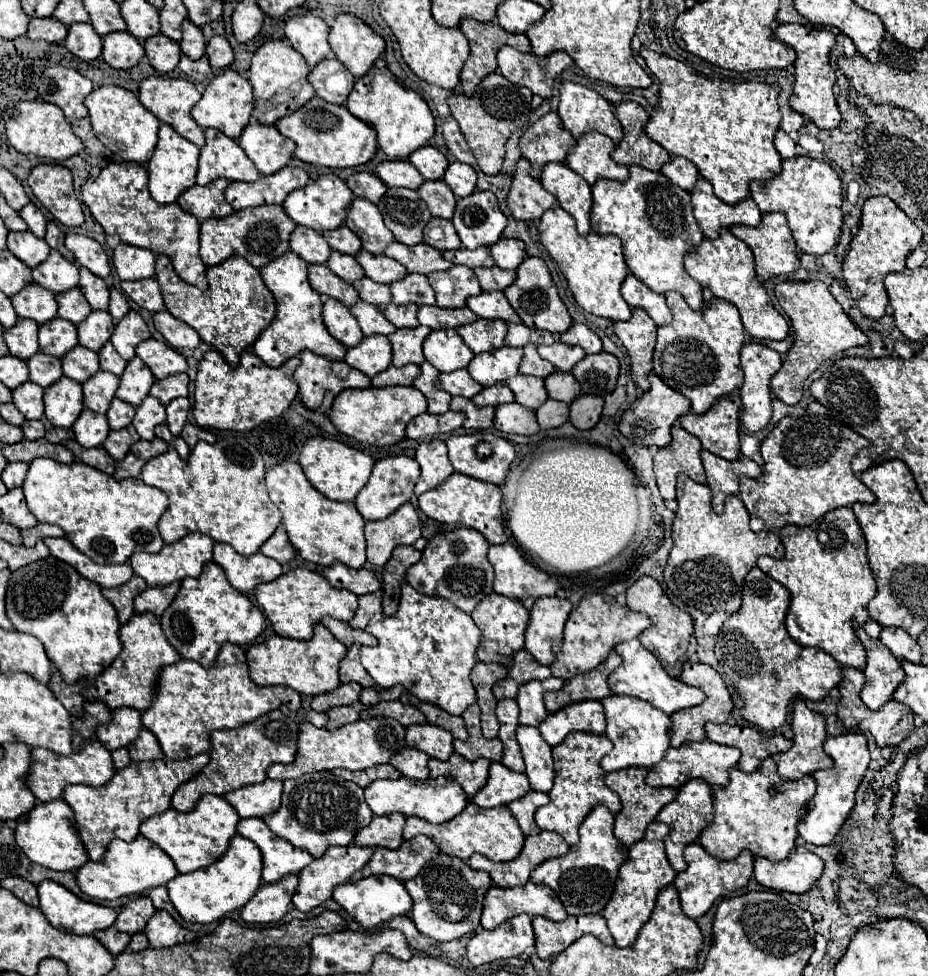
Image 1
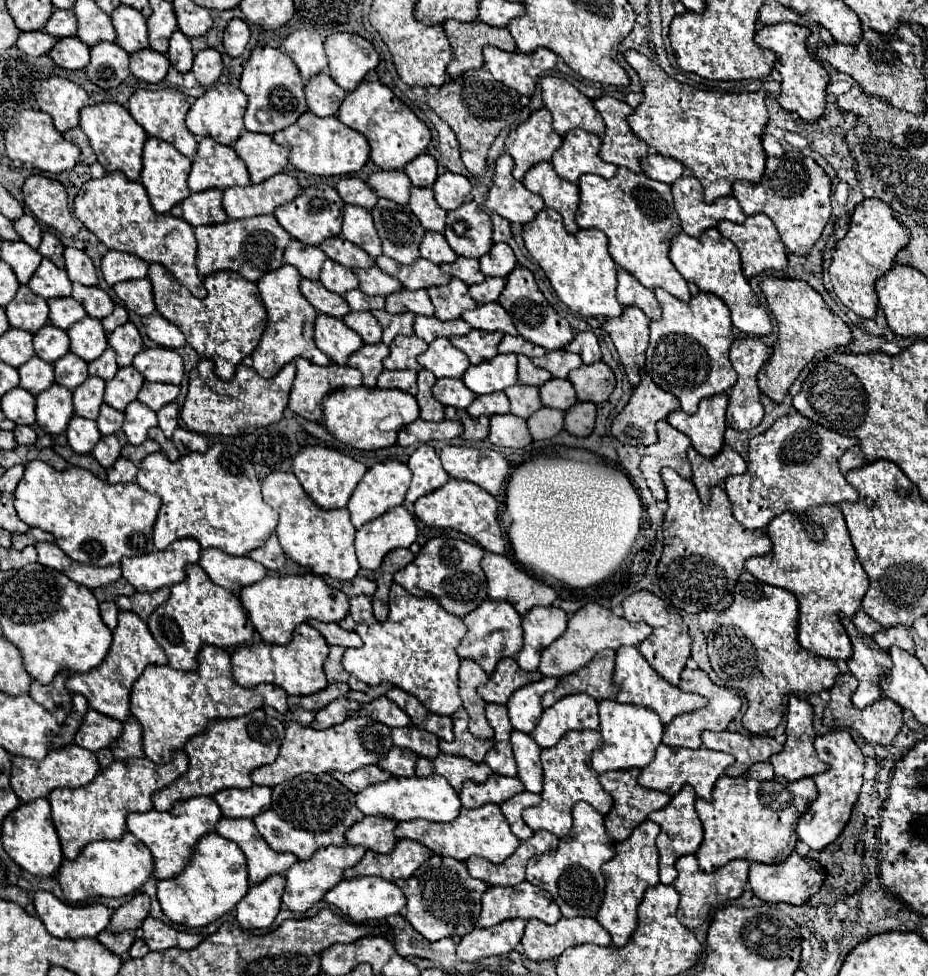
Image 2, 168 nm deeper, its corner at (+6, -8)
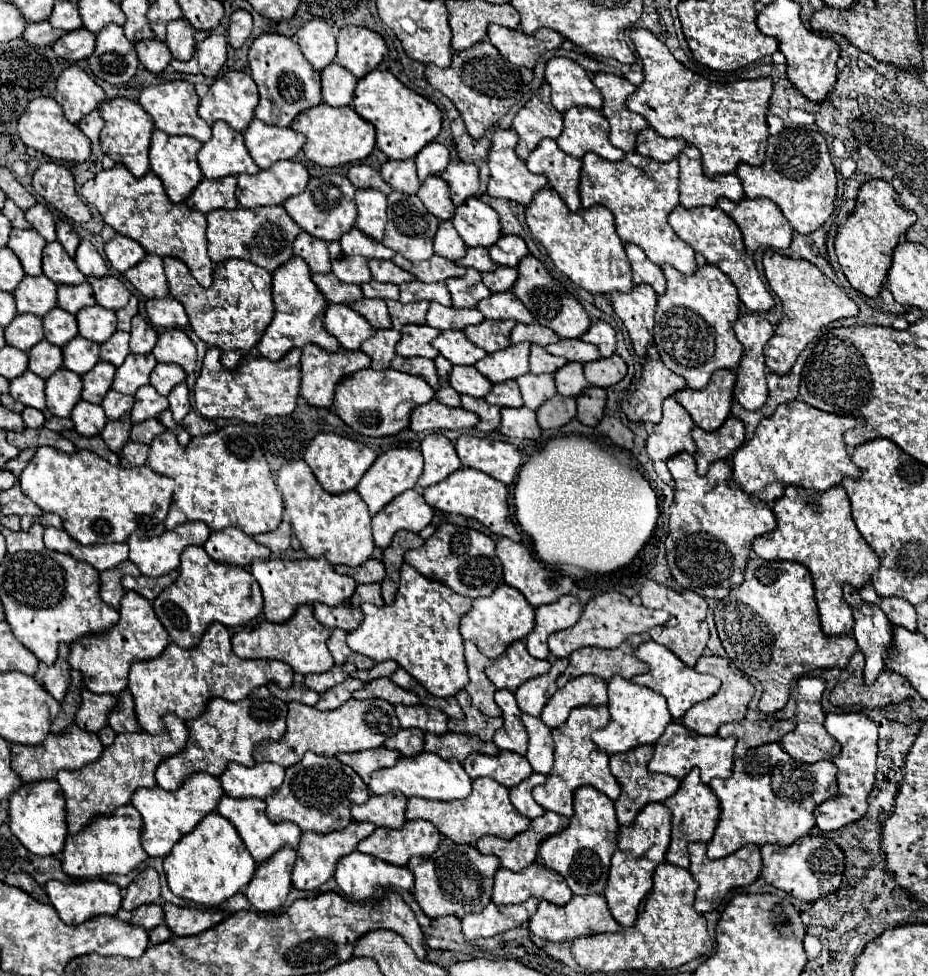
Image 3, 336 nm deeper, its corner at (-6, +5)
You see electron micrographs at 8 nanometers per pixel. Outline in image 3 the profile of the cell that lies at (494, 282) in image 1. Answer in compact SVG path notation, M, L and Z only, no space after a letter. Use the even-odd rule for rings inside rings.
M499 266L497 270L483 274L483 284L491 292L507 292L507 290L511 290L515 280L517 280L517 268L507 268L507 266Z

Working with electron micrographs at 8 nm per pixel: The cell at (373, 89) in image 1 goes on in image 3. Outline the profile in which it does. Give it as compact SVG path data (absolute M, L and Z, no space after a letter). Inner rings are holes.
M373 70L357 82L353 96L355 112L371 122L377 130L377 148L389 160L415 158L421 148L433 142L441 130L441 110L427 98L403 86L391 72Z

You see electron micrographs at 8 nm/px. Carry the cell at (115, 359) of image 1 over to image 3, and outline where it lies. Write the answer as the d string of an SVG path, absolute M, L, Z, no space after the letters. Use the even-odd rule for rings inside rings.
M117 330L107 342L101 344L101 360L111 362L113 366L121 366L127 354L129 354L129 332Z

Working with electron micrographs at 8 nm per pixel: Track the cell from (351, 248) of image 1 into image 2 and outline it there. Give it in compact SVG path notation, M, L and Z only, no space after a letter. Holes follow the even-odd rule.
M333 237L333 239L325 239L319 249L333 261L345 265L345 267L371 267L375 261L365 253L361 251L361 247L349 243L347 239L343 237Z

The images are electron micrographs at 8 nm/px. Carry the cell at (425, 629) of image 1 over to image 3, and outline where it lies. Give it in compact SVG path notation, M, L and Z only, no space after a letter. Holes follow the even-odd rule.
M403 564L399 590L393 604L385 604L381 608L373 604L361 604L361 610L361 626L347 634L347 646L353 652L365 654L375 662L395 660L415 680L419 680L425 690L439 698L455 696L467 686L469 676L463 658L459 620L471 610L469 598L453 592L441 582L425 578L413 566Z

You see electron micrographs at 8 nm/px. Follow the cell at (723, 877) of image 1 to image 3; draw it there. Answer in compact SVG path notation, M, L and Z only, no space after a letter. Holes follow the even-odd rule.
M693 842L693 844L689 844L689 856L691 856L689 872L699 882L699 890L697 890L697 896L695 896L695 910L701 912L701 914L715 910L721 904L721 900L733 888L741 888L741 886L753 884L757 880L759 872L761 872L761 854L759 854L759 846L755 846L755 844L747 844L747 846L739 848L735 854L731 854L727 858L709 860L705 856L705 844Z

